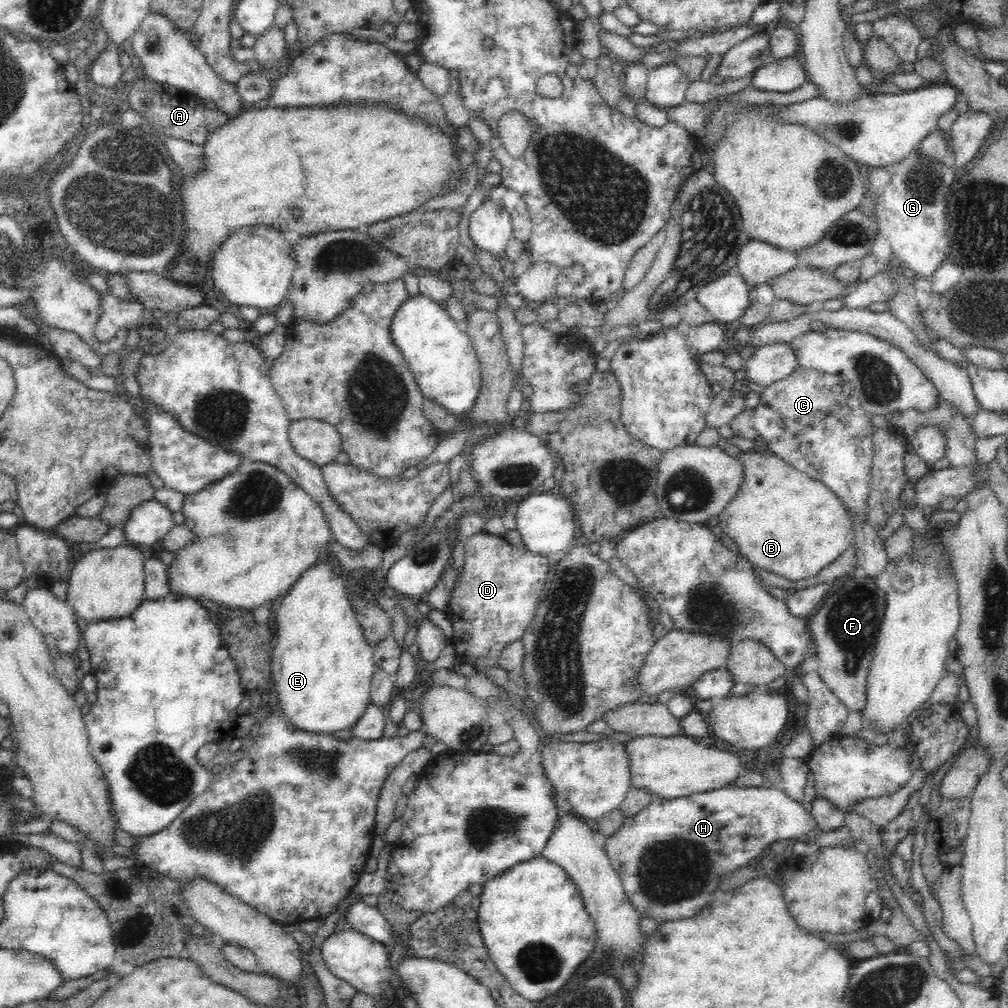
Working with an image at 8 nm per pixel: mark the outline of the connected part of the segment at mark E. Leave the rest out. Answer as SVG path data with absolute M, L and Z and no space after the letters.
M319 562L315 563L314 566L308 566L306 570L302 570L302 573L296 582L292 584L289 590L280 598L278 608L275 610L275 623L276 623L276 634L274 640L274 648L271 650L269 661L269 672L272 673L276 692L278 692L278 698L280 701L280 706L287 719L297 728L303 731L308 731L310 733L326 733L333 734L336 730L346 730L352 725L358 722L358 718L364 714L368 702L371 700L371 682L373 679L373 674L377 668L376 663L374 663L374 646L370 646L365 640L363 635L362 627L357 619L356 611L353 607L353 602L351 602L350 595L350 581L349 584L344 576L338 575L334 569L330 566L330 563Z

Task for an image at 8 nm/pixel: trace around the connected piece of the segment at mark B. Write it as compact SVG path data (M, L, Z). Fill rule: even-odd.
M760 436L753 438L753 441L754 450L736 453L736 458L742 463L742 482L734 498L718 514L718 526L722 533L728 534L738 545L736 552L746 557L756 568L774 572L788 580L810 578L853 545L853 530L848 512L821 482L814 482L813 478L768 452Z

